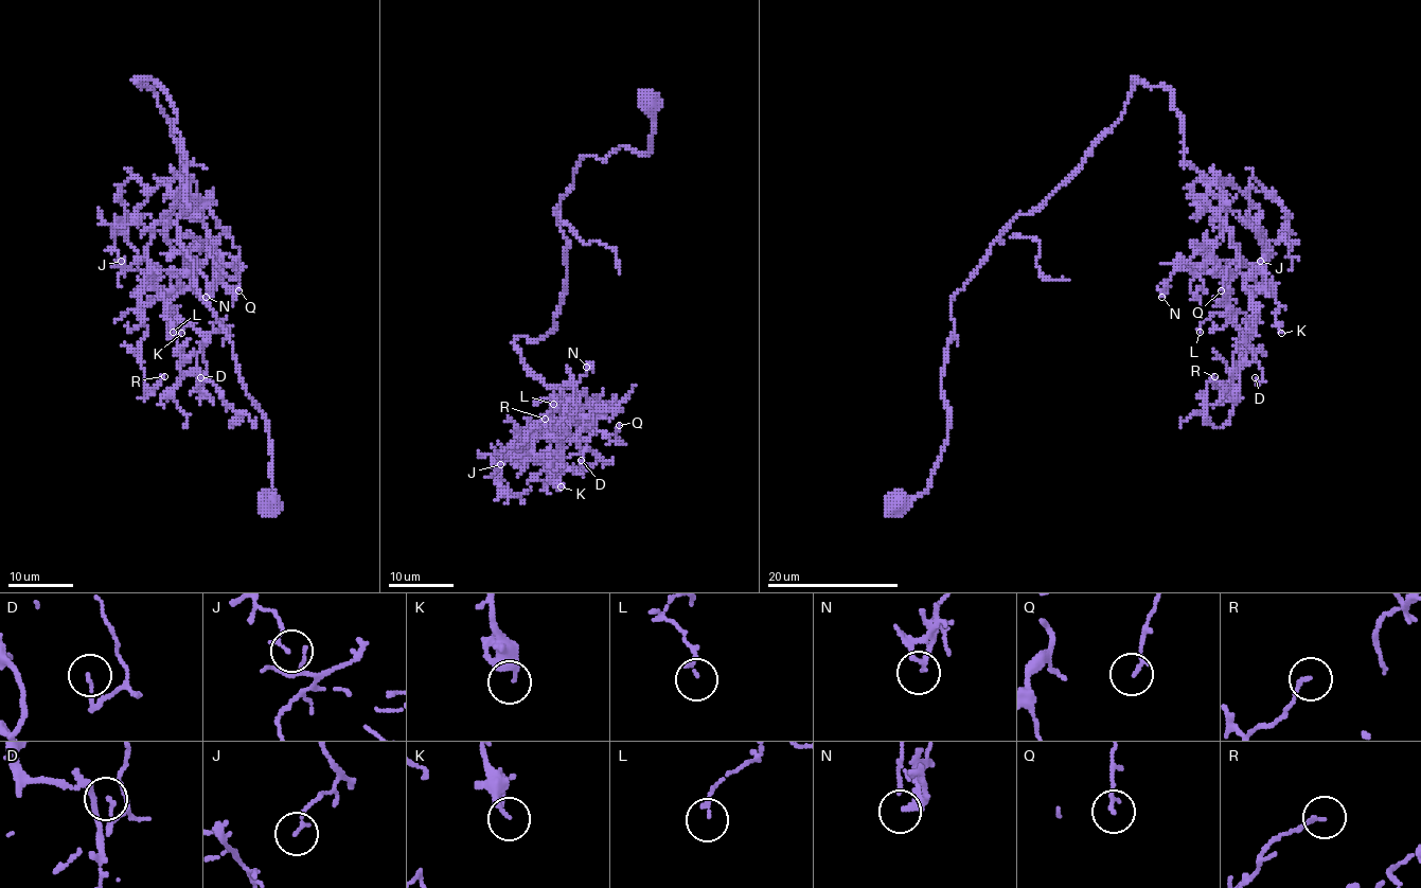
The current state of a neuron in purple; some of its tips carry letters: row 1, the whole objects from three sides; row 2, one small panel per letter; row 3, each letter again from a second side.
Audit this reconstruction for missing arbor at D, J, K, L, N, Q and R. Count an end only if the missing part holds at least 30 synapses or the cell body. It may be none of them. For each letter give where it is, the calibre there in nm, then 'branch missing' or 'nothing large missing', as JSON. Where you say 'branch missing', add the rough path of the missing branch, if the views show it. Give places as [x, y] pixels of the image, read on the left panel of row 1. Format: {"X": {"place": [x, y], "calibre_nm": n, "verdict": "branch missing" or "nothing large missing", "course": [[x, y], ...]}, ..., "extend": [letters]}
{"D": {"place": [200, 377], "calibre_nm": 110, "verdict": "nothing large missing"}, "J": {"place": [121, 261], "calibre_nm": 100, "verdict": "nothing large missing"}, "K": {"place": [181, 333], "calibre_nm": 180, "verdict": "nothing large missing"}, "L": {"place": [173, 332], "calibre_nm": 130, "verdict": "nothing large missing"}, "N": {"place": [206, 297], "calibre_nm": 160, "verdict": "nothing large missing"}, "Q": {"place": [238, 290], "calibre_nm": 130, "verdict": "nothing large missing"}, "R": {"place": [164, 376], "calibre_nm": 120, "verdict": "nothing large missing"}, "extend": []}

